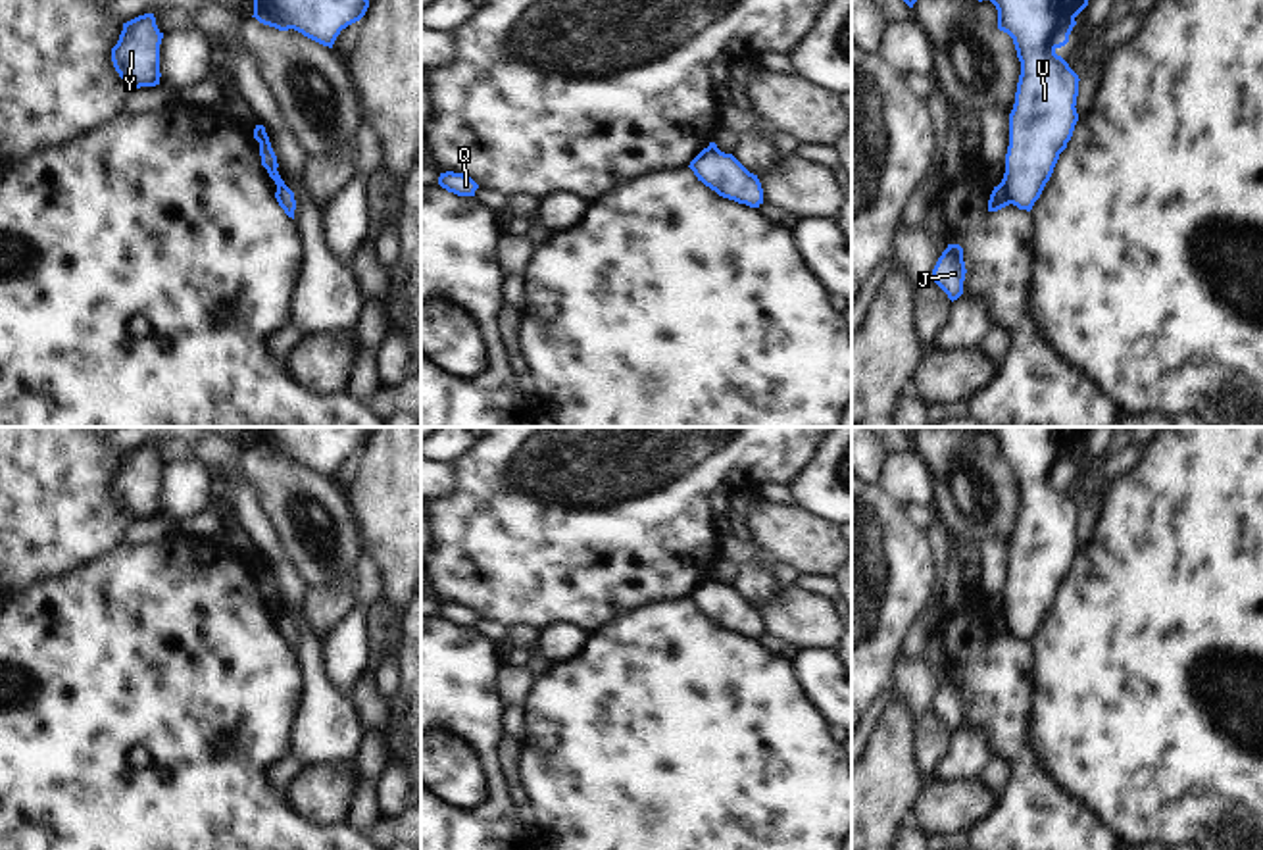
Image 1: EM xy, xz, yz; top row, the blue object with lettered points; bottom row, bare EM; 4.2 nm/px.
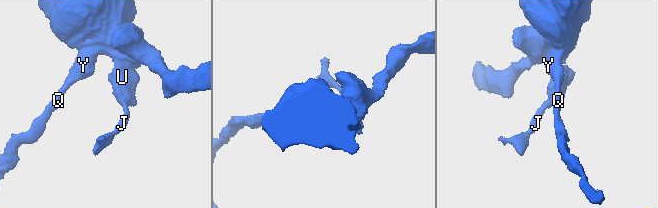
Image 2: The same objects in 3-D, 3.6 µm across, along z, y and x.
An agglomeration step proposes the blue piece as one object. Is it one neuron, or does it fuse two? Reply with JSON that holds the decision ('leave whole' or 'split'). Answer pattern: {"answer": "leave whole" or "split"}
{"answer": "split"}

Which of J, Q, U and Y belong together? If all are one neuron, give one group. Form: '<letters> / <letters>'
J / Q U Y

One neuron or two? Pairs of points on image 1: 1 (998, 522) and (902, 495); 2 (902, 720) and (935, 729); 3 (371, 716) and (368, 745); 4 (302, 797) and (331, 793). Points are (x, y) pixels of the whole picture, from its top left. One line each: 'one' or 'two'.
1: two
2: two
3: two
4: one

